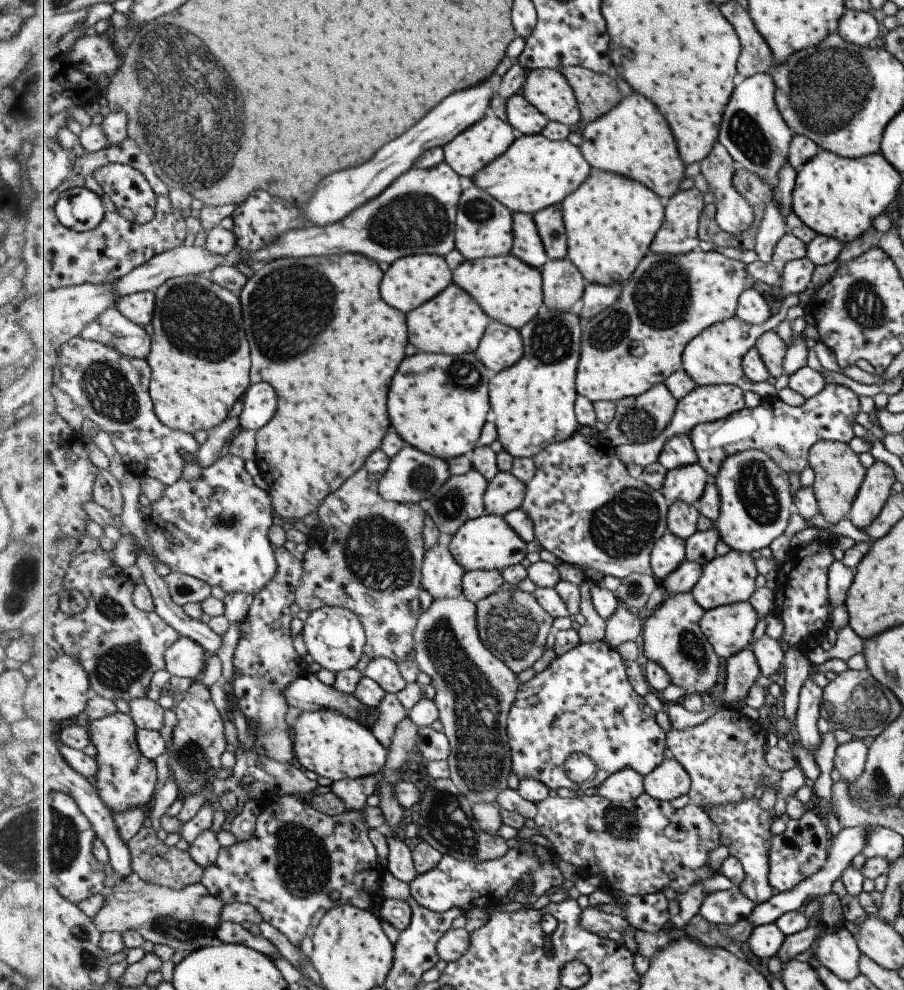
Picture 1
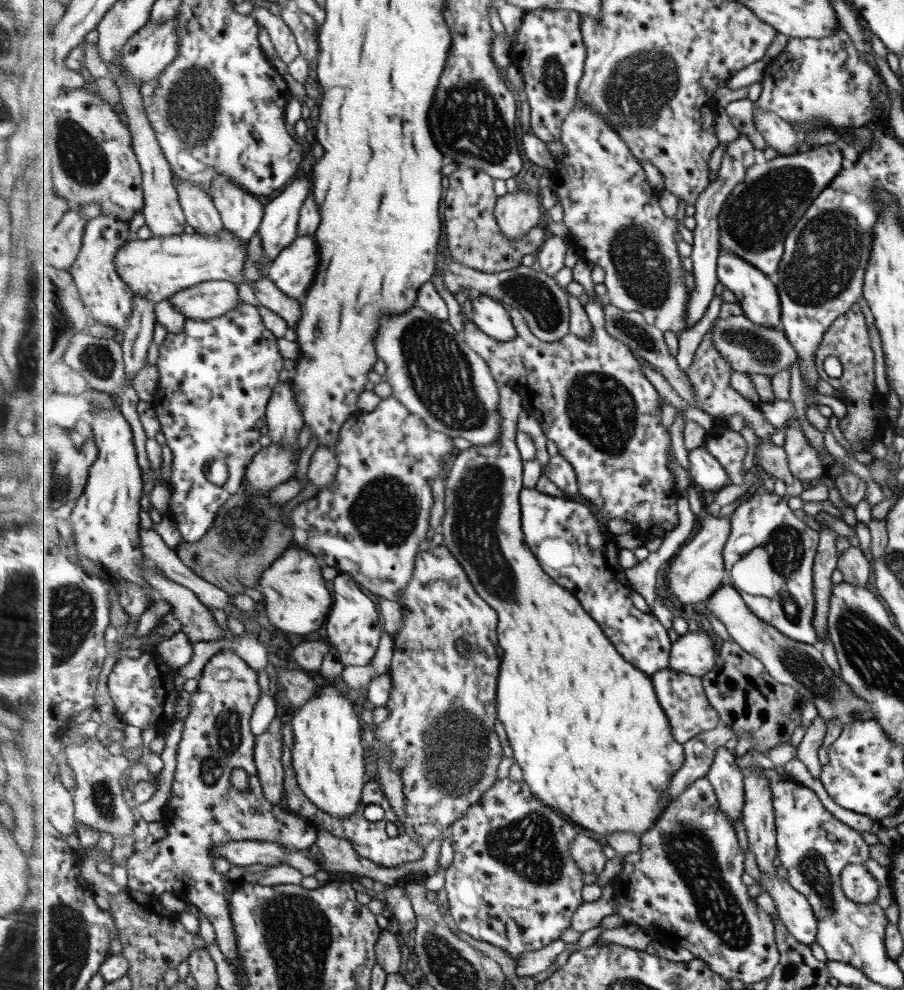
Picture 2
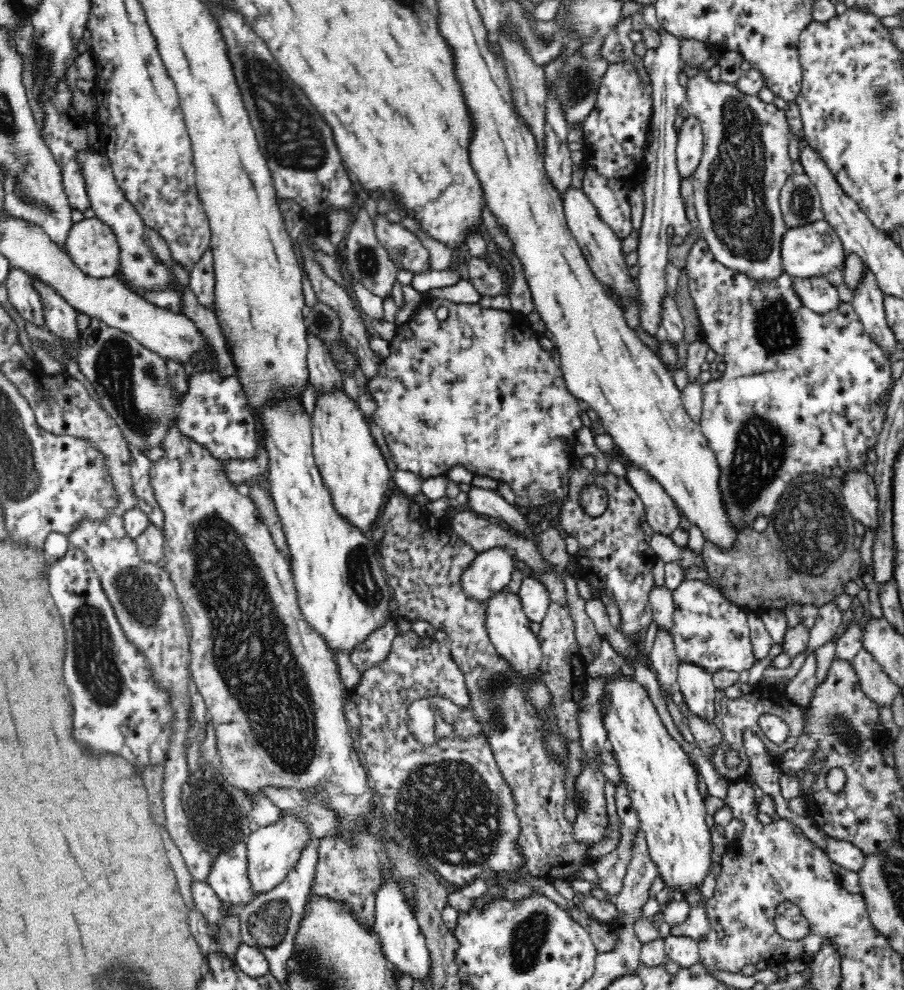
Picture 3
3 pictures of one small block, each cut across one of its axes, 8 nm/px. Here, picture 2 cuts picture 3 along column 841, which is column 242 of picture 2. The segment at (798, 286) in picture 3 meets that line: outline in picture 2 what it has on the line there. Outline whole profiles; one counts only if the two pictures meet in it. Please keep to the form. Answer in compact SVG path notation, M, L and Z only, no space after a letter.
M226 280L209 281L177 292L169 298L186 320L217 319L243 306L237 284Z

